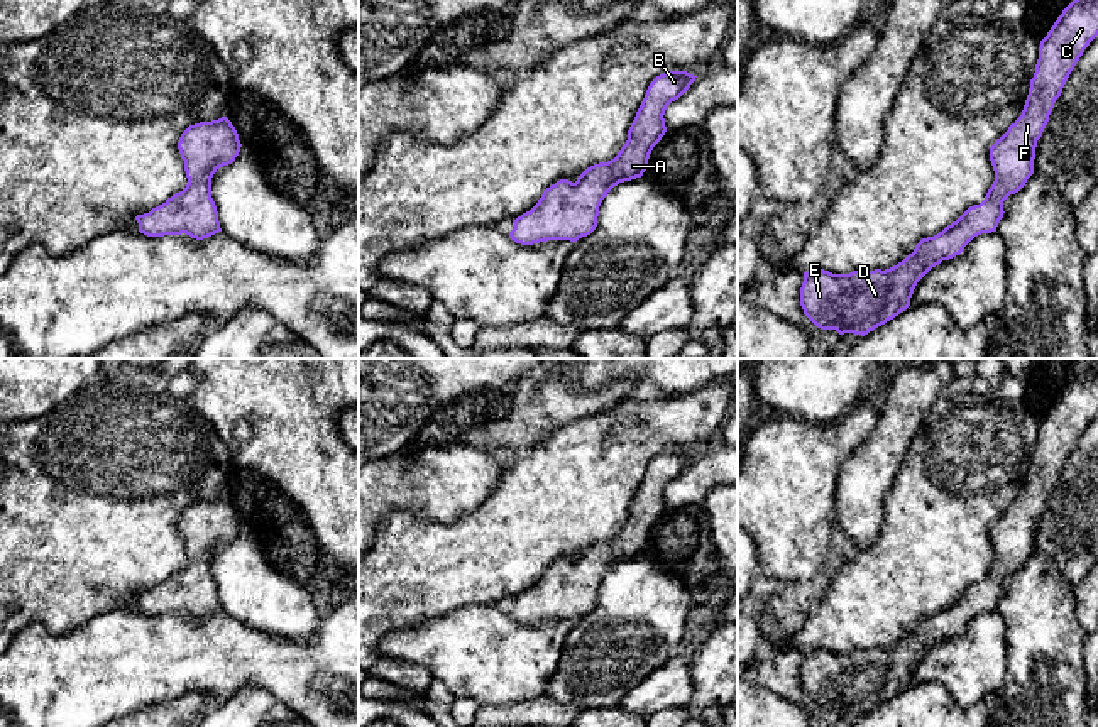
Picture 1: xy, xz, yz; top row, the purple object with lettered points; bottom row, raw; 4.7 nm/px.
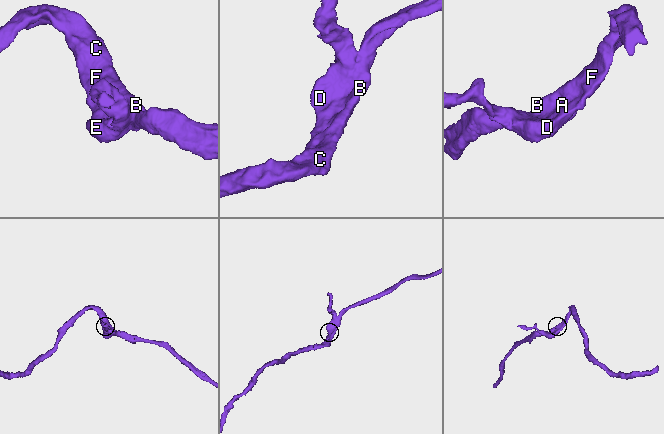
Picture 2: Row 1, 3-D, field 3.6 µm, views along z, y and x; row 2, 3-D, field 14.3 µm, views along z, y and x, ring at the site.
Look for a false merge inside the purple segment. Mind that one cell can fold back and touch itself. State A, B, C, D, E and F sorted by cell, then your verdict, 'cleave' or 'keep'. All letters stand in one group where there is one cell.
A B C D E F | keep

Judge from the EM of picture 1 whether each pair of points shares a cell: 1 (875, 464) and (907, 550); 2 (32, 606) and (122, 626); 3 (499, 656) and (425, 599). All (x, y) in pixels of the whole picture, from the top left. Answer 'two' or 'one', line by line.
1: two
2: two
3: two

